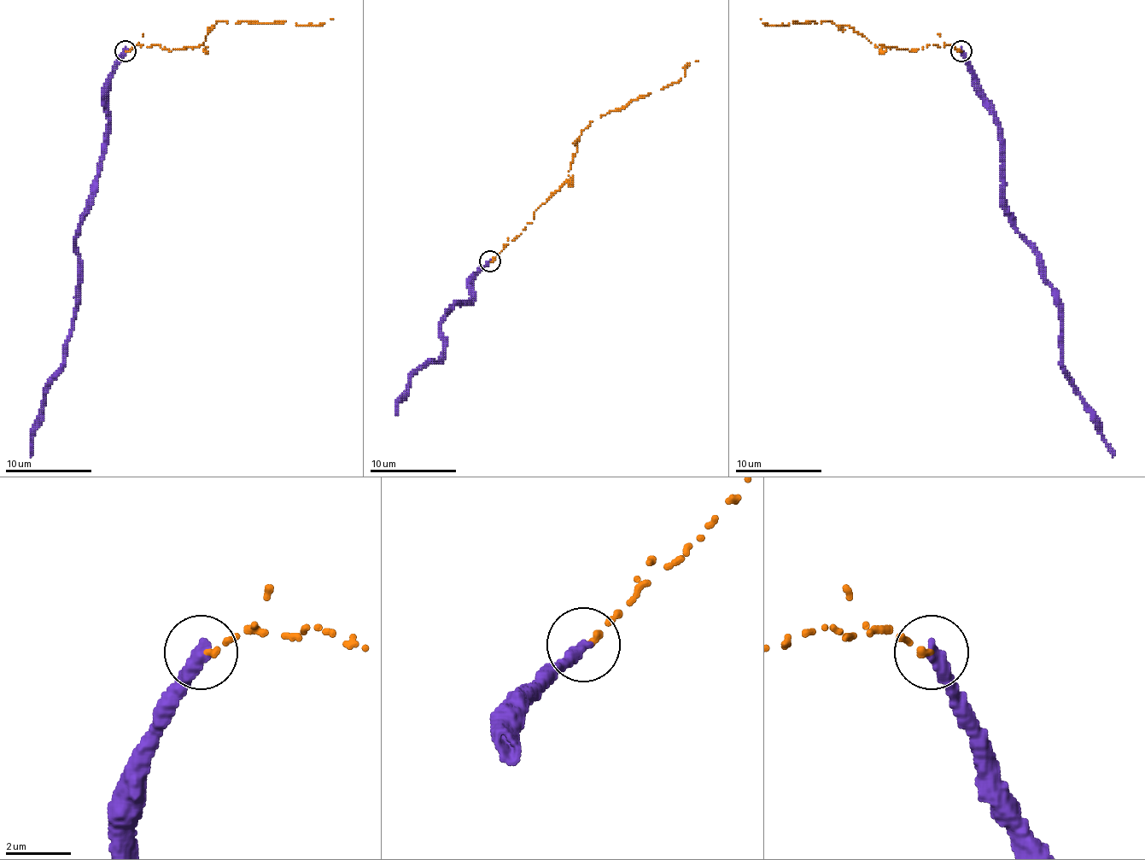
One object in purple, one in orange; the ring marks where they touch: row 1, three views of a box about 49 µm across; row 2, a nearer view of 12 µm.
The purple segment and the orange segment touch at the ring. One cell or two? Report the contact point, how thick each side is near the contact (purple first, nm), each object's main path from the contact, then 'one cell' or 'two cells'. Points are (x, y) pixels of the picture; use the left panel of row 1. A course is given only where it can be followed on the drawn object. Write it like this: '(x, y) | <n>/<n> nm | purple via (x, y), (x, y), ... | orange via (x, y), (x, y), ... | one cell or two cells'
(125, 50) | 420/180 nm | purple via (125, 51), (110, 79), (102, 170), (93, 204), (76, 245), (76, 308), (65, 366), (45, 394), (31, 457) | orange via (125, 51), (137, 44), (158, 44), (171, 51), (199, 47), (219, 20), (322, 25), (333, 19) | two cells

